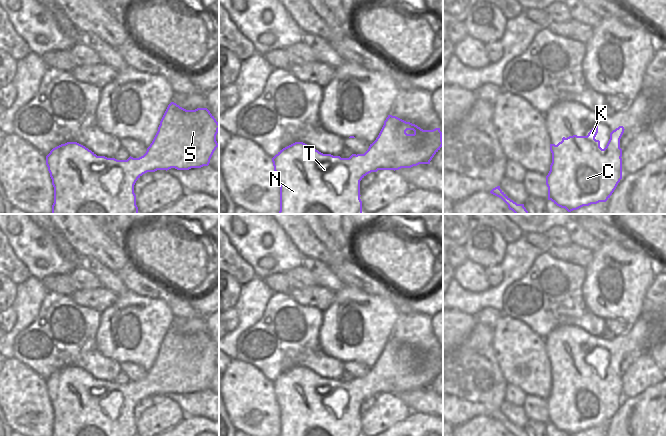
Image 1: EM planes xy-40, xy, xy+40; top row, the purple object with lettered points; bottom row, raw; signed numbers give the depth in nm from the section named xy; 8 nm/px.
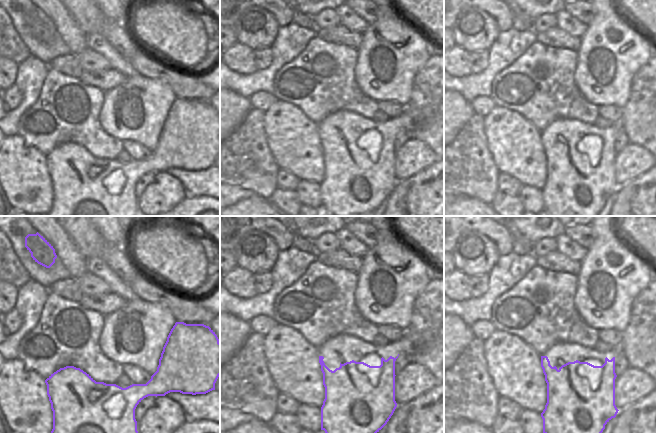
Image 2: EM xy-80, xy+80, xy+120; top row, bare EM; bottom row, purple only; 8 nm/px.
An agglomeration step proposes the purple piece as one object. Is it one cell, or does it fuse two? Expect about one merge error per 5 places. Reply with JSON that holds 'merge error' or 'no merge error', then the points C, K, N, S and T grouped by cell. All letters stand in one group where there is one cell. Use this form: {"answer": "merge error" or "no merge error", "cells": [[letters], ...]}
{"answer": "no merge error", "cells": [["C", "K", "N", "S", "T"]]}

